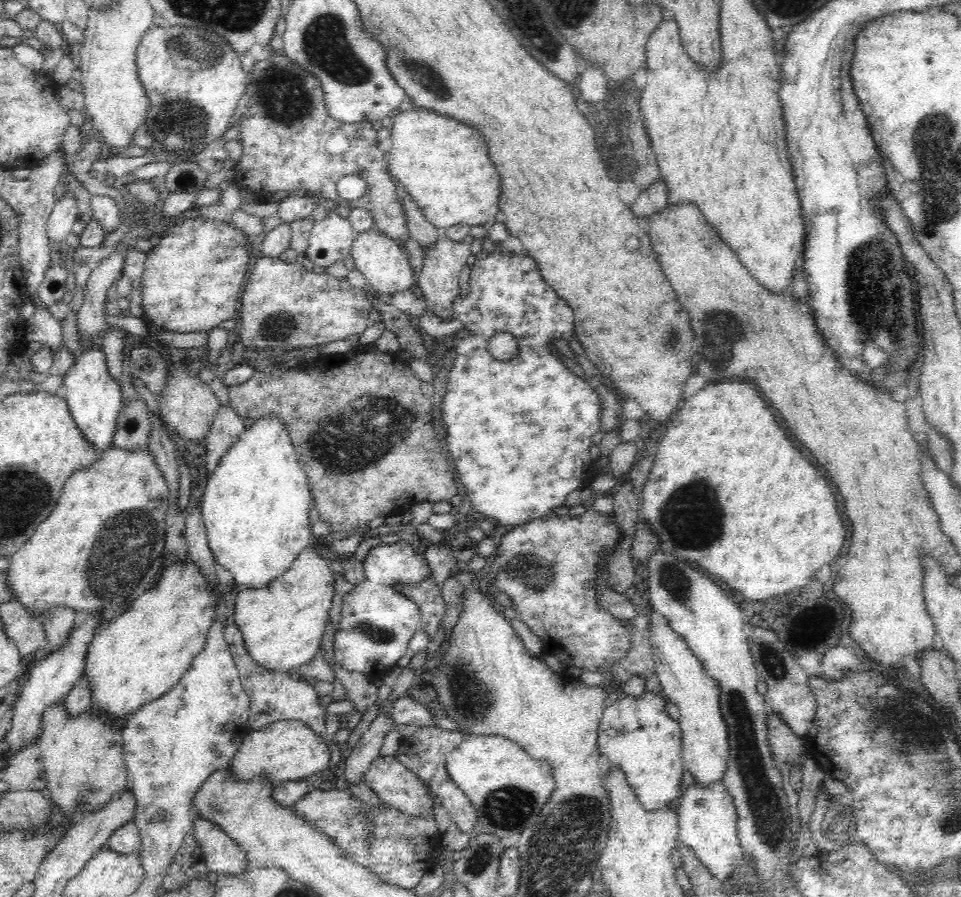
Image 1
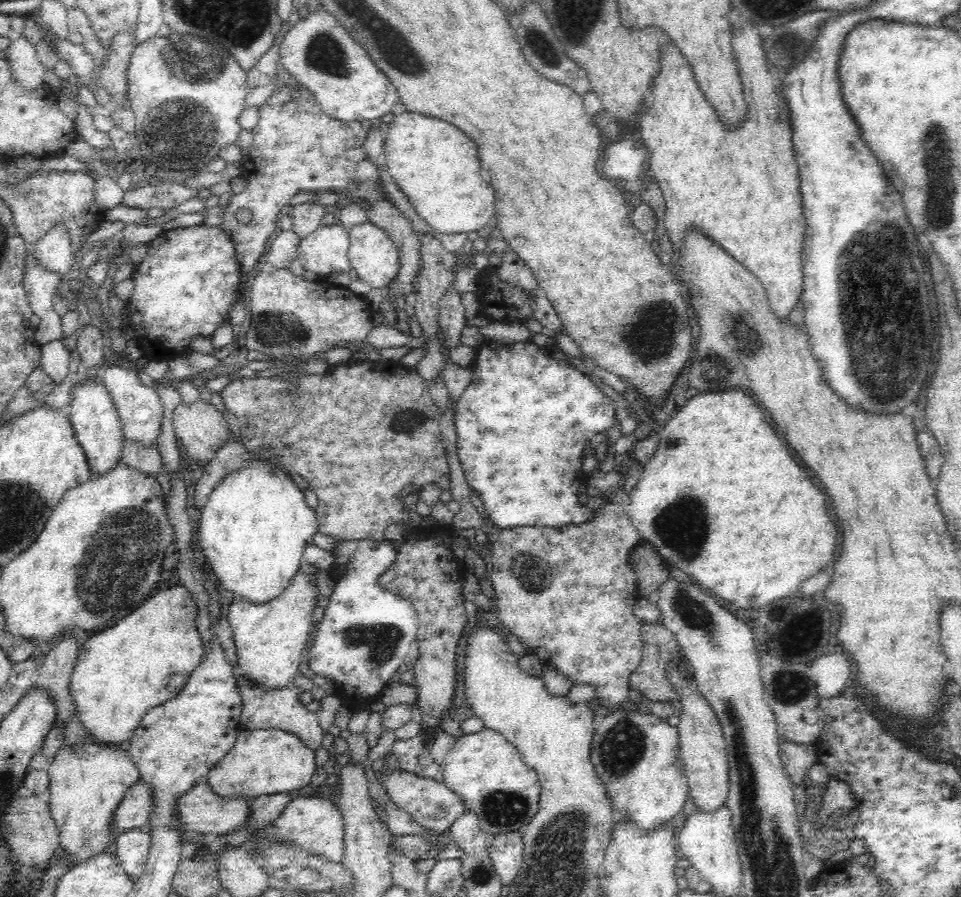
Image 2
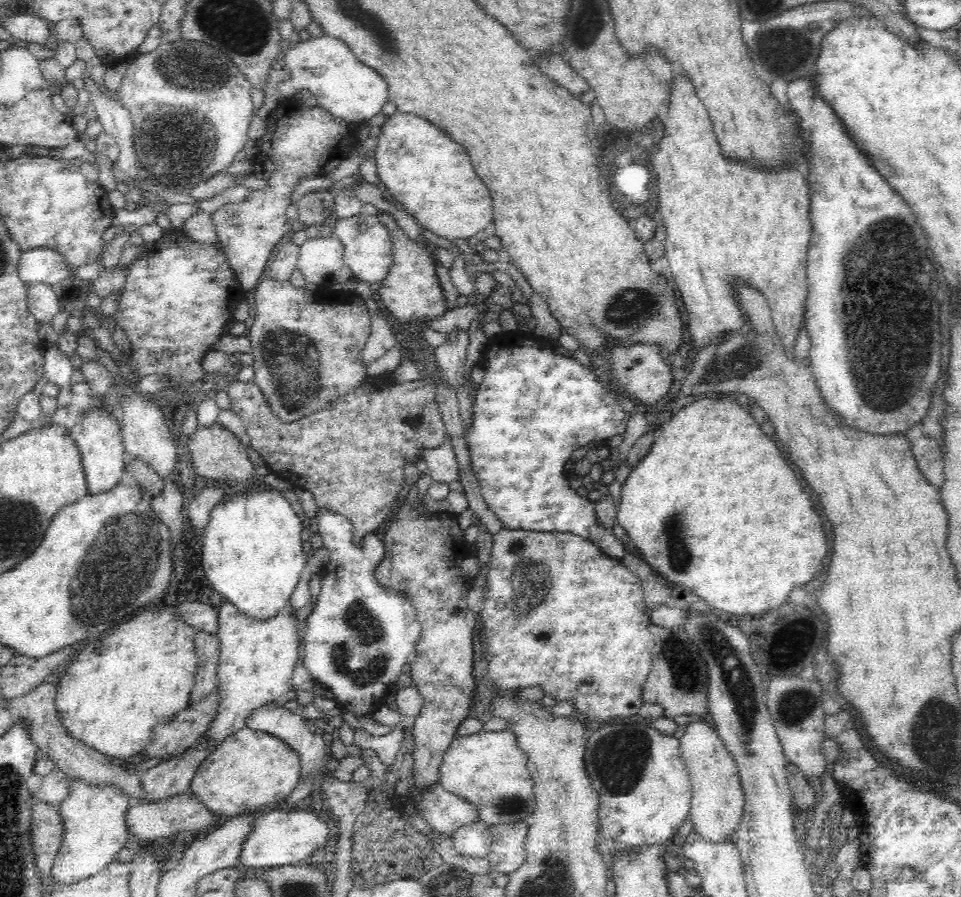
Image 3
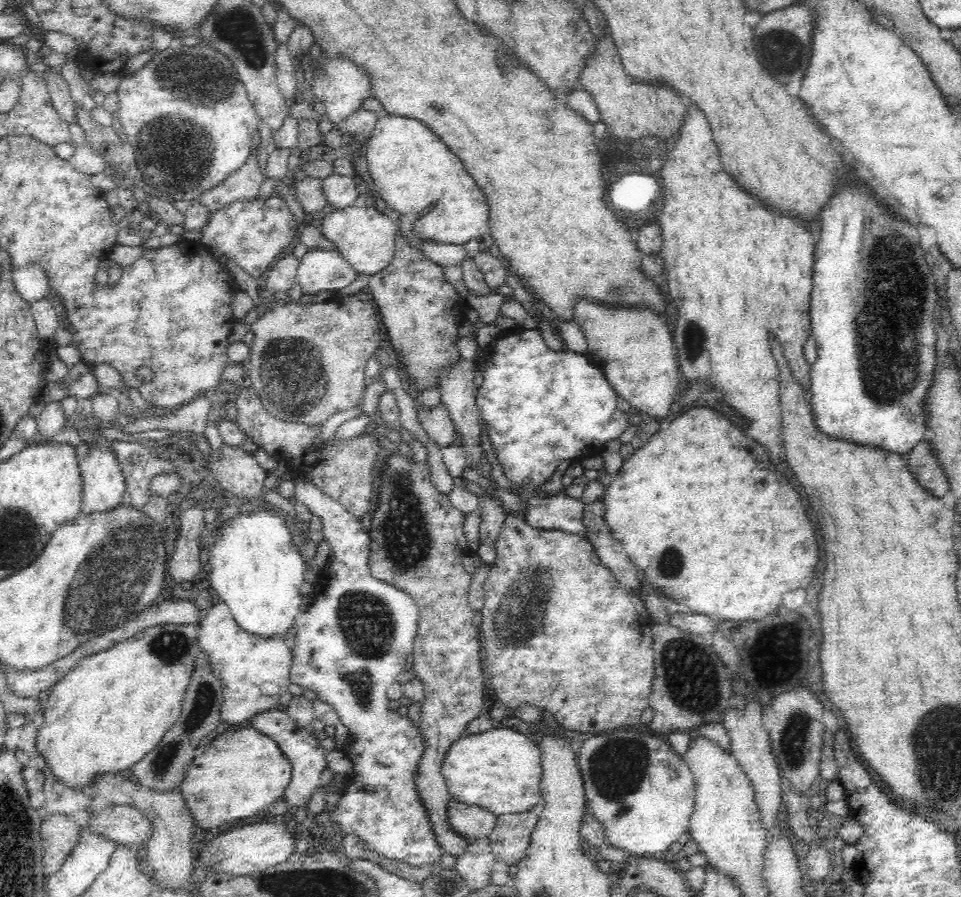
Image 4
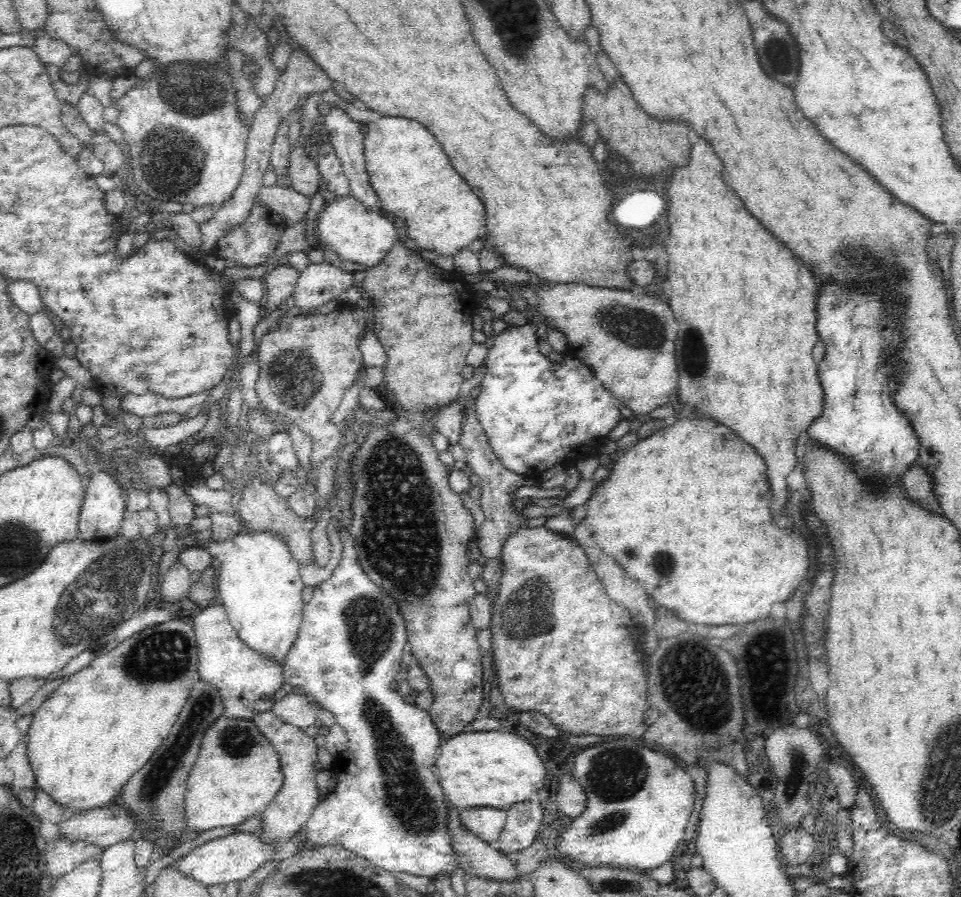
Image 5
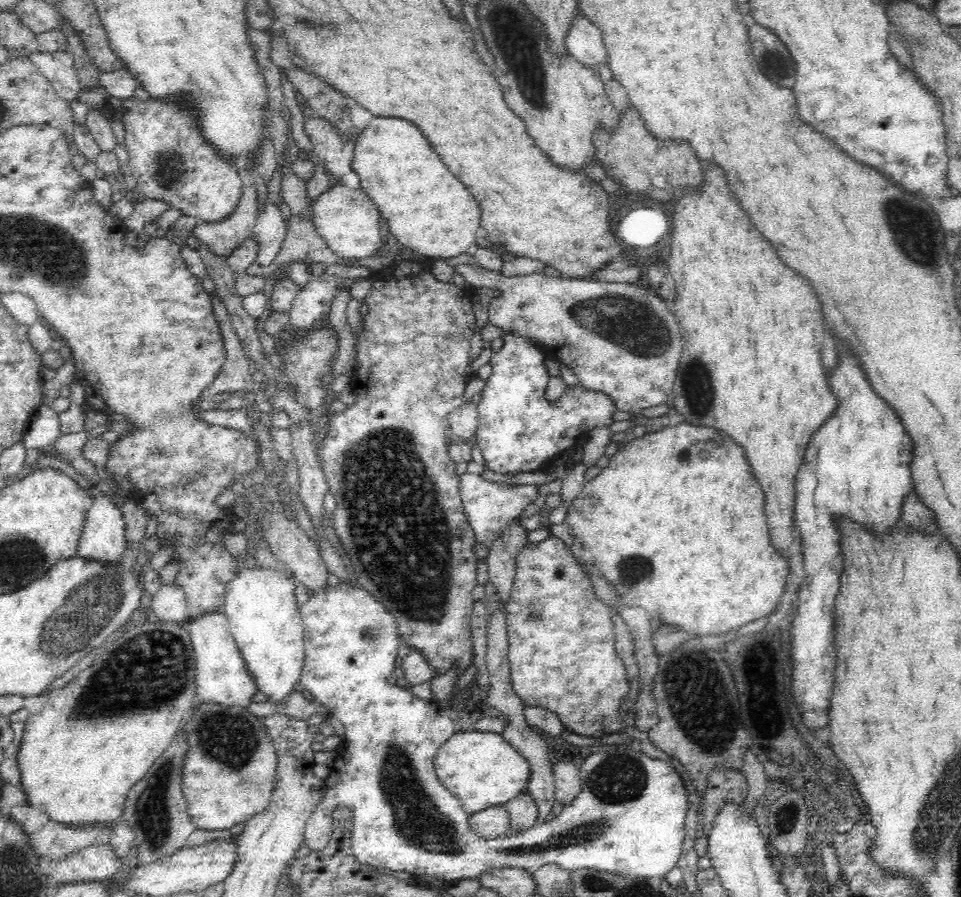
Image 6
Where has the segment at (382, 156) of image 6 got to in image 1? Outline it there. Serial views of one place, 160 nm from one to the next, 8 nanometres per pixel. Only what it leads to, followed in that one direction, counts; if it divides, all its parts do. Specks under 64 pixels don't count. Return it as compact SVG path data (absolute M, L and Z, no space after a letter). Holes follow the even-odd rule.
M413 105L411 110L398 112L391 129L393 140L386 161L390 176L395 177L412 196L420 212L439 231L456 224L488 226L498 212L498 198L502 194L500 174L488 156L488 146L480 130L472 128L455 118L444 116L434 109Z

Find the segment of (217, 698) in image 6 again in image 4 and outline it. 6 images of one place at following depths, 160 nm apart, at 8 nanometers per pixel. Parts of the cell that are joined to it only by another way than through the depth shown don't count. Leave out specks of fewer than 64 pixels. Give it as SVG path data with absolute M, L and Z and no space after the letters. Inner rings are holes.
M218 600L216 606L210 606L210 610L205 610L198 628L198 642L201 650L210 657L212 671L221 684L223 701L219 708L217 730L200 746L197 756L208 748L206 742L212 742L218 734L238 729L240 724L264 710L278 708L278 699L288 692L288 686L292 683L292 652L284 635L260 635L244 630L236 623L229 606L222 600Z

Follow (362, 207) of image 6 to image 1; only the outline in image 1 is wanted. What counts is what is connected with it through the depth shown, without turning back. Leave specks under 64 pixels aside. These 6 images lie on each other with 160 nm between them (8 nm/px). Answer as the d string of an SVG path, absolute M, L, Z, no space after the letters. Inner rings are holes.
M372 229L357 235L352 244L351 257L354 259L355 269L364 275L371 291L381 297L389 299L395 293L406 291L410 286L414 286L416 272L410 266L402 245L385 234L380 234Z

